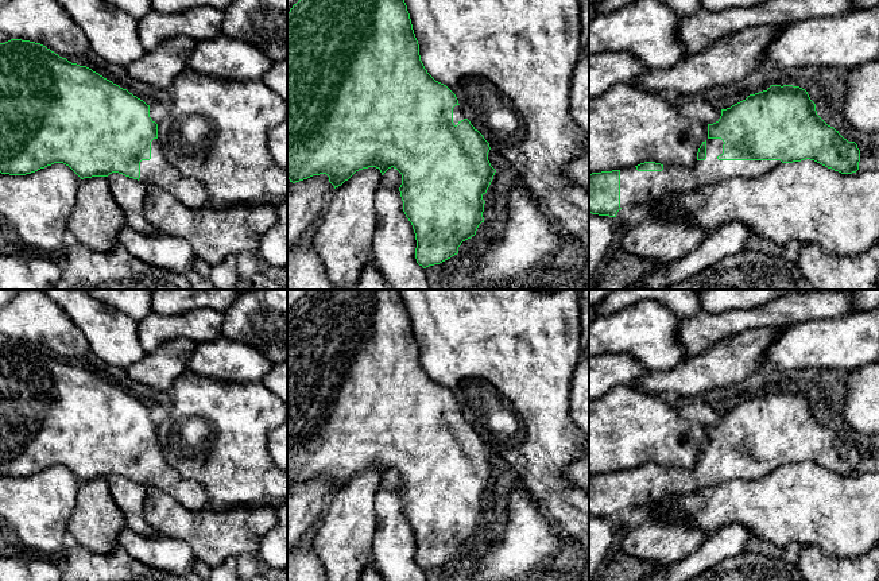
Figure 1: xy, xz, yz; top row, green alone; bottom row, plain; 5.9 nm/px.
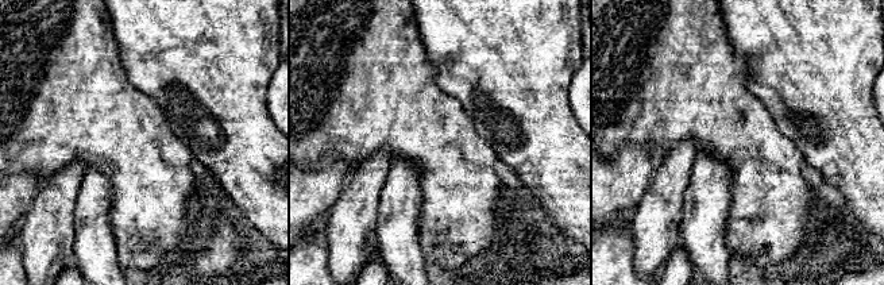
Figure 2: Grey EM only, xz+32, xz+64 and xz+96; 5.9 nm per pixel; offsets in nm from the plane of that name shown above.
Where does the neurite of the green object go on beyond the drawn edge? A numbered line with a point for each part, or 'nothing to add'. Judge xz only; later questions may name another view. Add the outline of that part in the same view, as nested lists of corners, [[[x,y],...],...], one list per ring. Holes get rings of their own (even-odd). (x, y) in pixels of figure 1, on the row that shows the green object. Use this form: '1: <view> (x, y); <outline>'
1: xz (457, 112); [[[456,105],[453,108],[453,123],[454,123],[454,125],[457,125],[464,119],[465,119],[465,116],[464,116],[464,112],[461,109],[461,105]]]

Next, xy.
1: xy (157, 171); [[[158,139],[151,142],[151,159],[140,162],[139,181],[147,187],[164,189],[190,209],[200,209],[208,204],[205,186],[198,179],[183,177],[171,166]]]

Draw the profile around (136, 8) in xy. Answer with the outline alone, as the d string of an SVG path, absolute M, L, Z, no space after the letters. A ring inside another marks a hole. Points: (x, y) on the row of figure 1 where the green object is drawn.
M104 0L123 9L135 19L140 19L152 11L152 0Z

